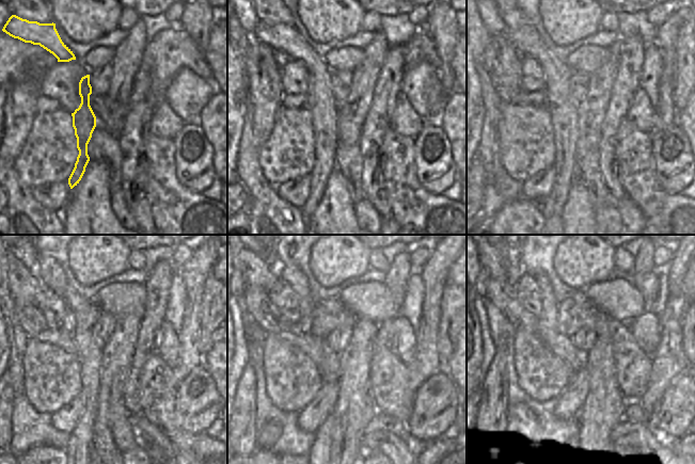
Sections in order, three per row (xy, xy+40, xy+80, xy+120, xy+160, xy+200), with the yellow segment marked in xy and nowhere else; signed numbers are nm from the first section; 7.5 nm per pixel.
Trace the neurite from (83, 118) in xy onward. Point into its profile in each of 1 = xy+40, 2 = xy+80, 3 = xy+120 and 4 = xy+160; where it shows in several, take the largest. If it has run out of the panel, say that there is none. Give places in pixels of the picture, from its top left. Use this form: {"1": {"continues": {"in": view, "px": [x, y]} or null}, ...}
{"1": {"continues": {"in": "xy+40", "px": [284, 37]}}, "2": {"continues": {"in": "xy+80", "px": [525, 40]}}, "3": {"continues": {"in": "xy+120", "px": [84, 313]}}, "4": {"continues": {"in": "xy+160", "px": [319, 451]}}}

